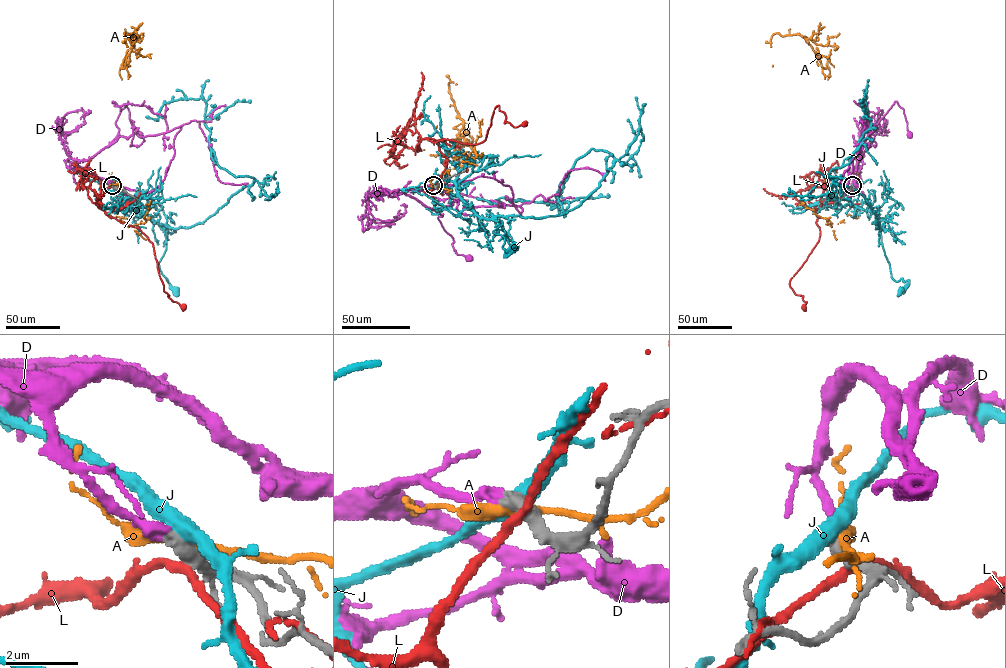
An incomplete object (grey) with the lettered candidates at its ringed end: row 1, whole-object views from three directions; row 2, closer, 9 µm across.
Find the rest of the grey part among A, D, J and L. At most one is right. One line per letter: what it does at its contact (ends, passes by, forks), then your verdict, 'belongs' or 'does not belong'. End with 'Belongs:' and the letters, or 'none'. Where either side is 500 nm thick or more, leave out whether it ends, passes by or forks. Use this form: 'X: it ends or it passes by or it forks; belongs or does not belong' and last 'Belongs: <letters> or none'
A: does not belong
D: it passes by; belongs
J: it passes by; does not belong
L: does not belong
Belongs: D

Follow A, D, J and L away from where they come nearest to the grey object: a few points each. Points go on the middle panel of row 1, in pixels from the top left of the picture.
A: (434, 186), (430, 186), (443, 156), (481, 121), (477, 156), (471, 157)
D: (433, 185), (403, 190), (442, 214), (438, 219), (452, 237), (456, 253), (469, 258)
J: (434, 185), (449, 179), (478, 216), (502, 222), (493, 232), (504, 237), (504, 256), (515, 245)
L: (434, 186), (447, 159), (435, 140), (425, 138), (482, 142), (497, 105), (505, 123), (524, 124)

